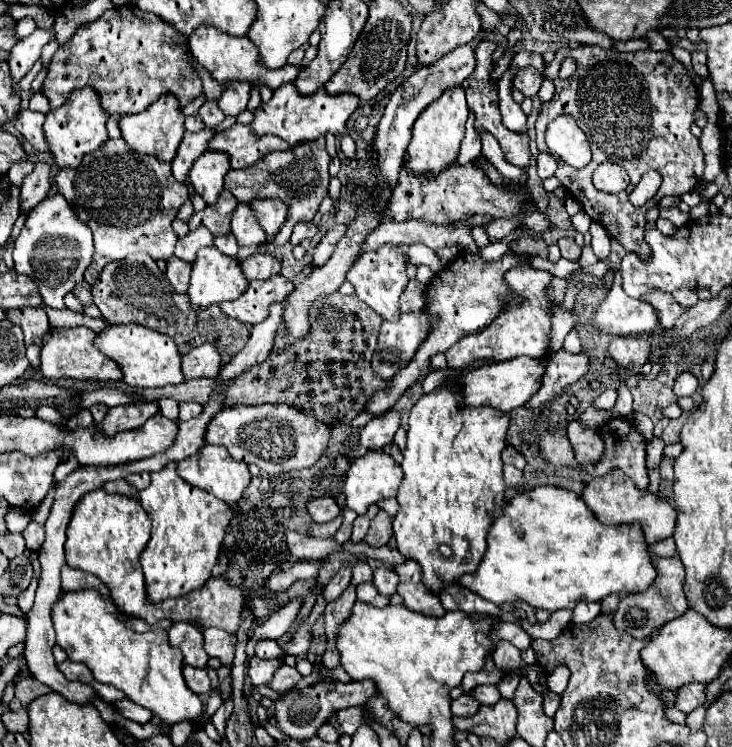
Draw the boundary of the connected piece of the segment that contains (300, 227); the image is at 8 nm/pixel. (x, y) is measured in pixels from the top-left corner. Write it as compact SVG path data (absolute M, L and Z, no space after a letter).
M314 222L296 224L296 226L294 226L294 232L292 232L292 238L290 238L290 244L292 244L292 246L298 246L304 238L314 238L316 232L318 232L318 228L316 228Z

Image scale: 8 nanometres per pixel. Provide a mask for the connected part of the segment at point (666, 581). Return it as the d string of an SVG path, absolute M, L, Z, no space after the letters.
M678 556L654 558L654 566L656 566L656 572L658 572L654 584L650 584L650 588L644 590L642 594L624 596L620 600L620 606L618 606L616 614L614 614L616 628L634 636L634 638L648 638L656 628L660 628L666 622L682 616L688 610L688 600L686 600L684 590L682 590L684 566L678 560Z

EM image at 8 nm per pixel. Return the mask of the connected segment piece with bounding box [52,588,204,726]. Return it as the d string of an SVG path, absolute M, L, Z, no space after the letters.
M92 588L64 592L52 606L52 622L56 644L70 660L84 662L98 682L120 688L132 702L160 716L166 726L200 718L204 704L188 690L182 676L182 652L170 646L166 630L152 628L144 634L130 630L116 614L116 606Z

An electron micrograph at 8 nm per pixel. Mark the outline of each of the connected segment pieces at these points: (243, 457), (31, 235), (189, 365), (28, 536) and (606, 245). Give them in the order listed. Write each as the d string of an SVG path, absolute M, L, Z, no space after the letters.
M276 402L262 406L228 406L218 412L206 432L208 444L224 446L232 458L246 464L256 464L266 474L304 470L318 462L328 446L332 428L304 414L296 406Z
M56 194L44 198L38 206L34 206L34 210L30 210L26 224L14 242L14 270L36 282L44 306L62 310L64 296L84 280L82 276L92 262L92 254L94 244L90 228L78 220L66 198Z
M202 344L182 356L182 372L188 380L216 378L220 370L220 354L210 344Z
M30 522L26 526L26 530L22 532L22 536L24 536L28 548L40 548L42 542L44 542L44 526L40 526L36 522Z
M592 221L589 232L592 234L594 254L596 254L600 260L606 260L608 254L610 254L610 238L608 238L606 230L602 230L602 226L598 226L598 222Z

